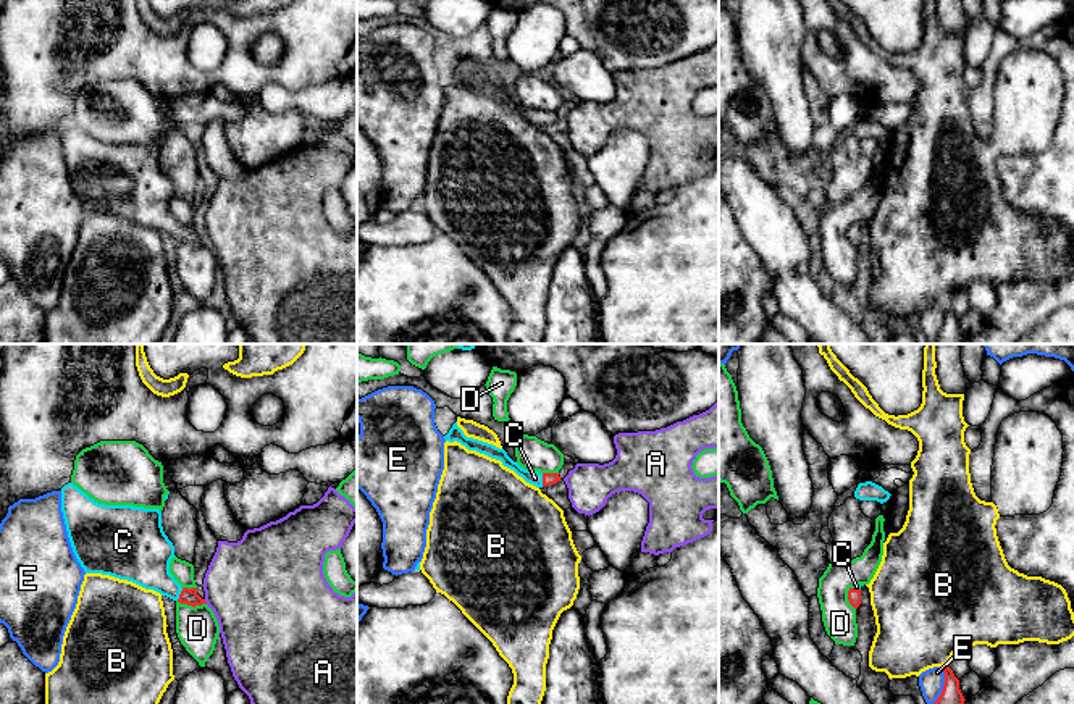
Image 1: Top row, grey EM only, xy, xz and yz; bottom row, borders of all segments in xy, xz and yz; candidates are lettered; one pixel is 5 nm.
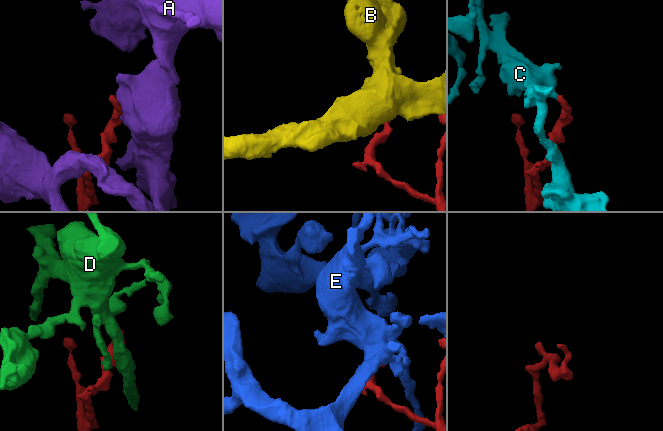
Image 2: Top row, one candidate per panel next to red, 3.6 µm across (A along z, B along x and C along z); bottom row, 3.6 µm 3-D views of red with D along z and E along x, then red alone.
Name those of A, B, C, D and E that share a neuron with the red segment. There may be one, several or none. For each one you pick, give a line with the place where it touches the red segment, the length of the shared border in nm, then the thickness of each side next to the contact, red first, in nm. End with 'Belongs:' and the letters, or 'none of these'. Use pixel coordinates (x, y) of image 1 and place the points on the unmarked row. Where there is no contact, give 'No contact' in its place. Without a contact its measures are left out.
C: Touches red at xy (180, 233). Shared border 70 nm. Thickness 80 nm (red) against 260 nm
Belongs: C

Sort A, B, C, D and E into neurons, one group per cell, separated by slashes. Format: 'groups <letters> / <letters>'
groups A / B / C / D / E

